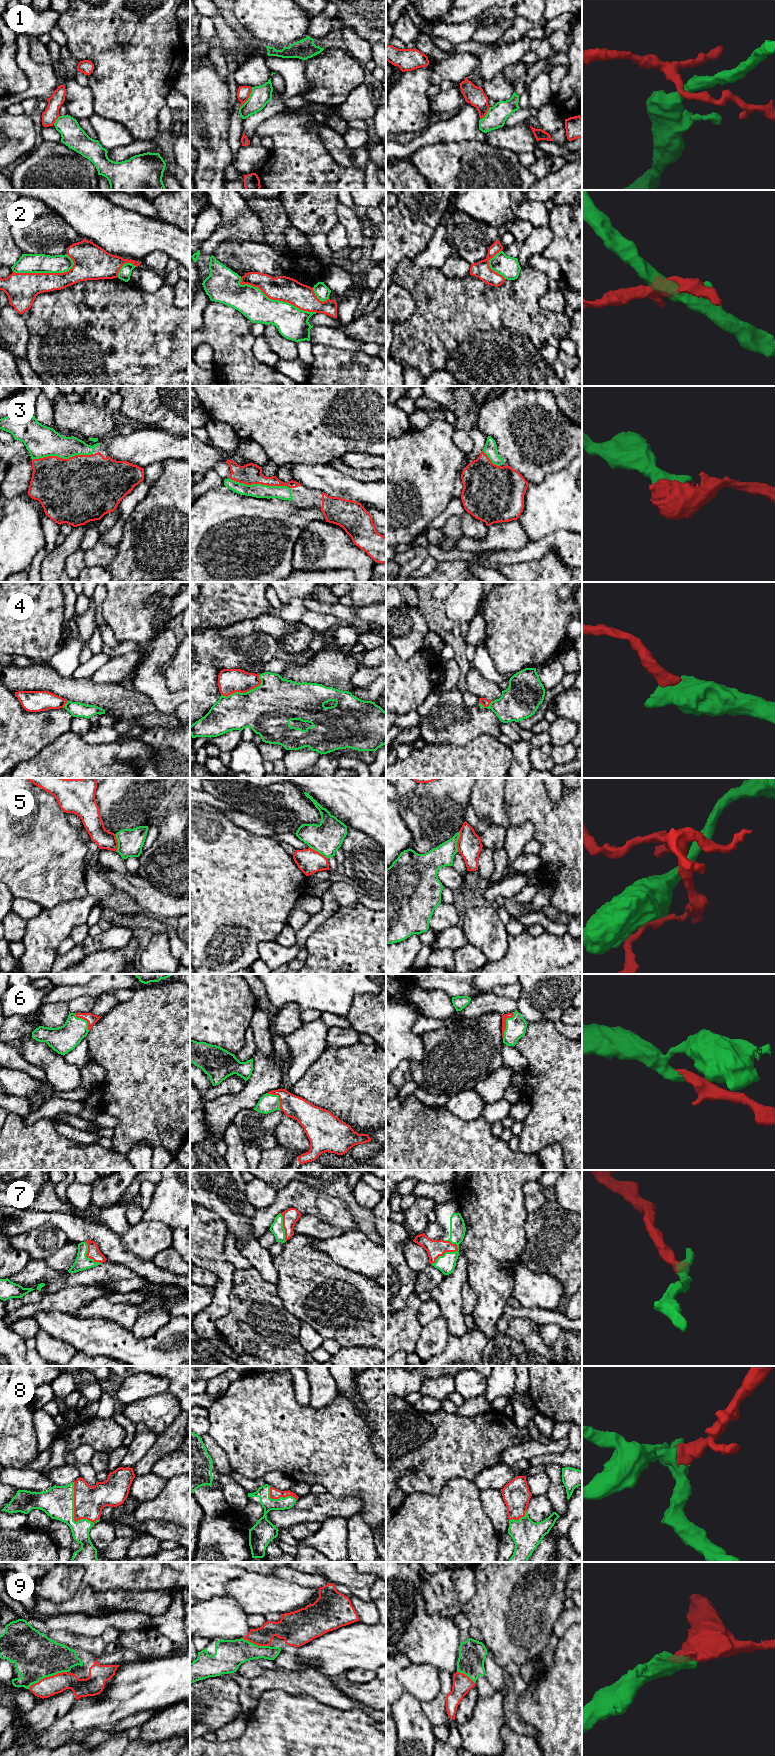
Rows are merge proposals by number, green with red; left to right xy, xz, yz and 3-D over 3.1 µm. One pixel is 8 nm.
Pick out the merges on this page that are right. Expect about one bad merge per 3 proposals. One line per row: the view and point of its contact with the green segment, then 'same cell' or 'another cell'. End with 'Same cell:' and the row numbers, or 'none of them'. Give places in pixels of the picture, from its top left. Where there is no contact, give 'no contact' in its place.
1: contact xz (249, 97); another cell
2: contact xz (275, 300); another cell
3: contact xz (259, 484); same cell
4: contact xz (244, 693); same cell
5: contact yz (457, 841); another cell
6: contact yz (506, 1024); same cell
7: contact yz (445, 1252); same cell
8: contact xy (73, 1511); same cell
9: contact xy (47, 1676); same cell
Same cell: 3, 4, 6, 7, 8, 9

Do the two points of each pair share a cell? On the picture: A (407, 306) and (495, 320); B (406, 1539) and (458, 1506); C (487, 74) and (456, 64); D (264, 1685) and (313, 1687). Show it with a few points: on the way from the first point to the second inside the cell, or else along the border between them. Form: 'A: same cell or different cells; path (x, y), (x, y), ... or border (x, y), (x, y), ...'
A: different cells; border (402, 287), (413, 298), (415, 310), (398, 323)
B: same cell; path (419, 1539), (425, 1539), (445, 1519)
C: different cells; border (459, 53), (474, 53), (478, 58), (478, 68)
D: same cell; path (276, 1683), (301, 1683)

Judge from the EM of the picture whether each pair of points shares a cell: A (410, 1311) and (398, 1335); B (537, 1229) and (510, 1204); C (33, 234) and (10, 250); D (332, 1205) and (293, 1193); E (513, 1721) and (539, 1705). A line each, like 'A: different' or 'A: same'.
A: same
B: different
C: different
D: same
E: different

